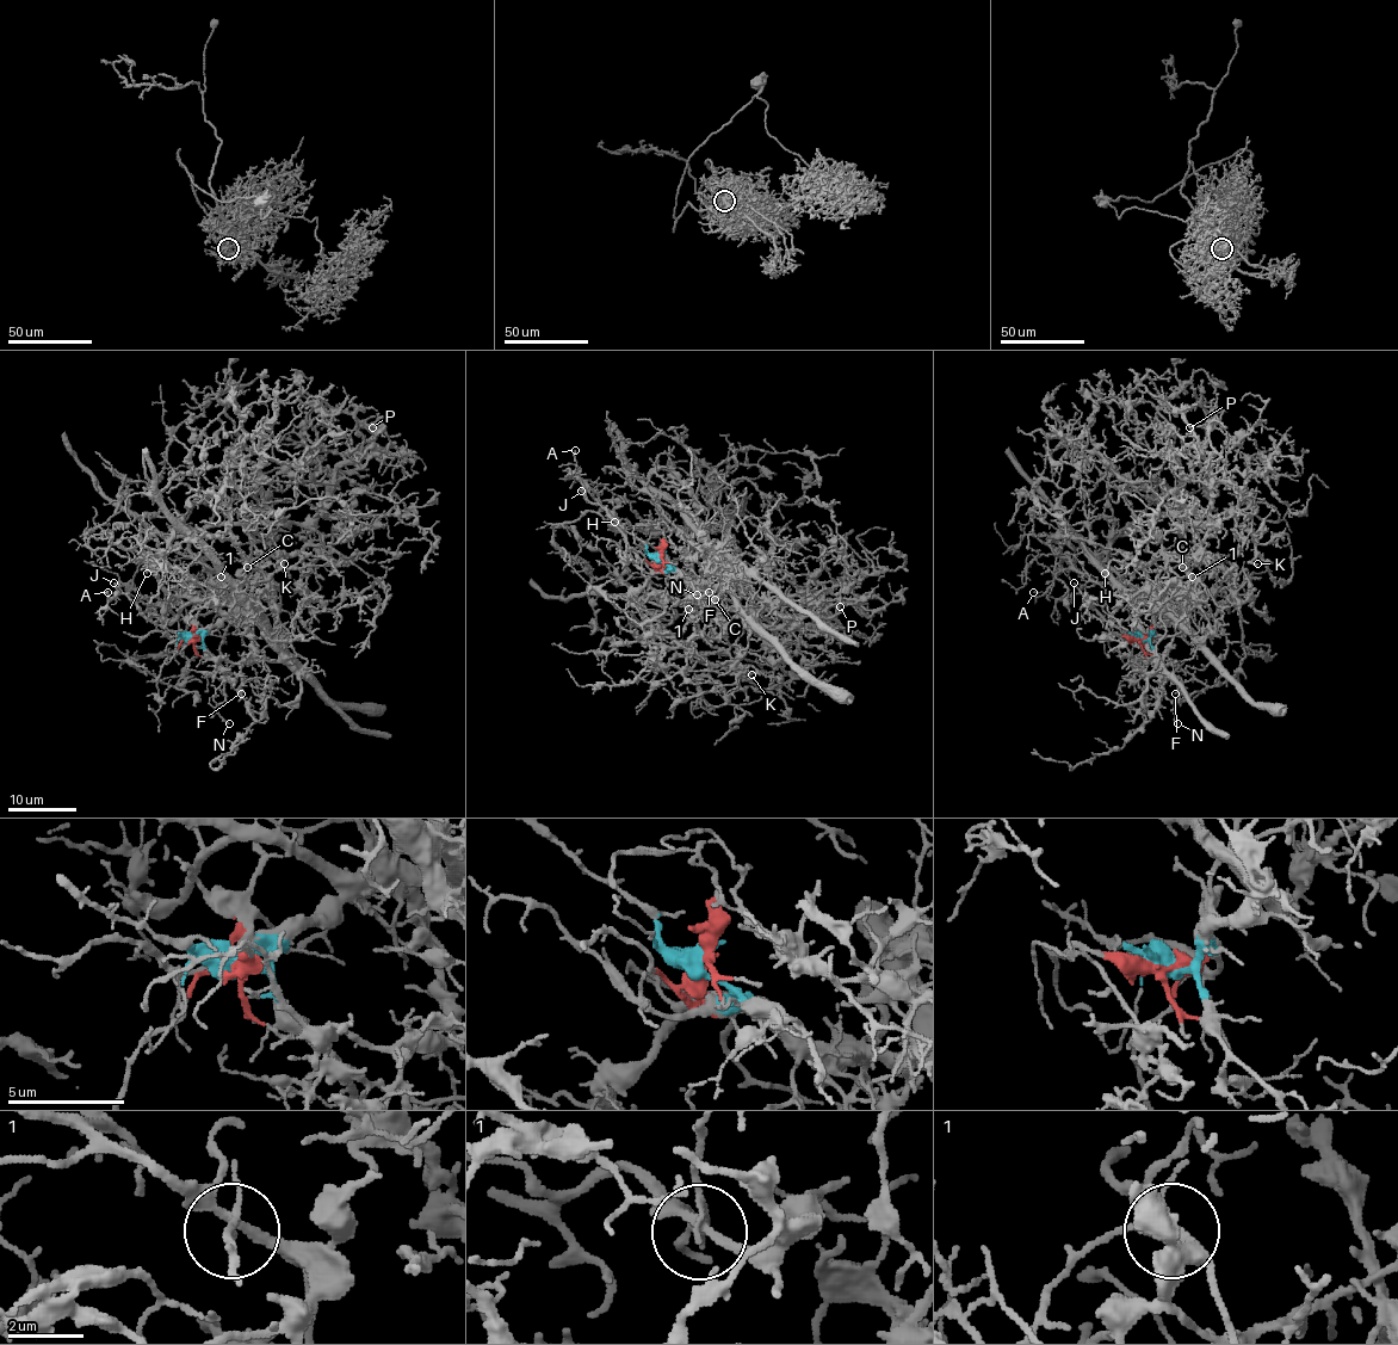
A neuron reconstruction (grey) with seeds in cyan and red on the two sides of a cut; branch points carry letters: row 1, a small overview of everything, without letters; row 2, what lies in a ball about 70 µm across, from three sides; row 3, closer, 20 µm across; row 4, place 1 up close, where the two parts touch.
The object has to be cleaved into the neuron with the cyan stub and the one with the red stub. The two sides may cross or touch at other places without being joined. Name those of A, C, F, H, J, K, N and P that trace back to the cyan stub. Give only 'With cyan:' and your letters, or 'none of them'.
With cyan: A, F, H, J, N

